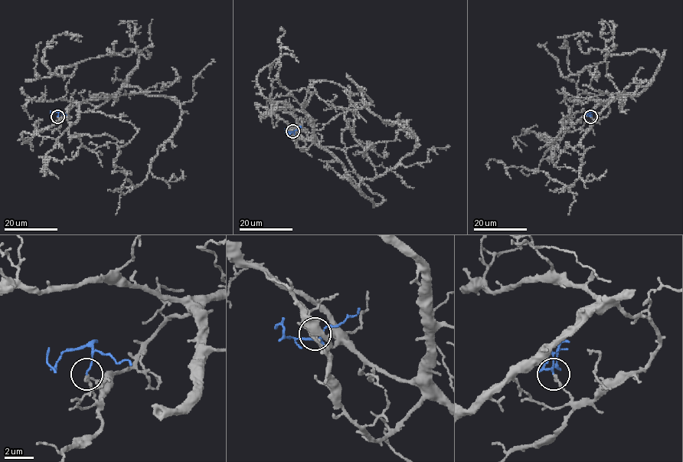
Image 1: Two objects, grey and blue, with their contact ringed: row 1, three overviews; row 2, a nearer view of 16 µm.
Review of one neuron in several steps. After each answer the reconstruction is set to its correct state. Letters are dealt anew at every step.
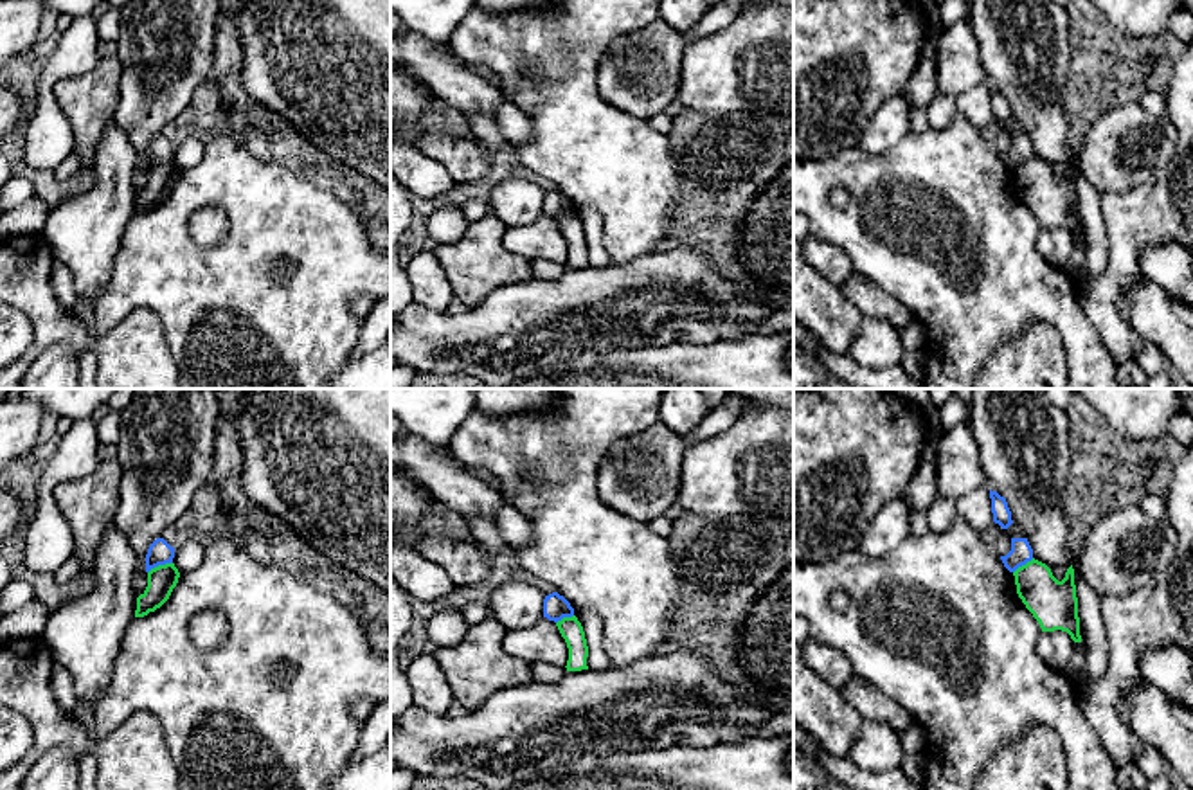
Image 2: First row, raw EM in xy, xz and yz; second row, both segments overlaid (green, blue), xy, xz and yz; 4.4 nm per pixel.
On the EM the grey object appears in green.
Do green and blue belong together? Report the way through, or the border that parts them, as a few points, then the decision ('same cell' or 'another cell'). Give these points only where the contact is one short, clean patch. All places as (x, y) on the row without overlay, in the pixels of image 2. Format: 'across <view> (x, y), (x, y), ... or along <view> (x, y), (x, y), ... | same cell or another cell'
along xy (171, 159), (159, 161), (148, 170) | another cell

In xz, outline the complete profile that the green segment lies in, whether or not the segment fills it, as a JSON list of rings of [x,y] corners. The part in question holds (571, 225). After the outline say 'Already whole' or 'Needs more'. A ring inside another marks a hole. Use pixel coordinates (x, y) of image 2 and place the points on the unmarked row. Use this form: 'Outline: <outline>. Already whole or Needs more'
Outline: [[[576,212],[563,214],[561,218],[556,220],[556,223],[569,245],[569,257],[565,263],[567,268],[588,266],[587,263],[588,243],[587,243],[583,223],[578,218],[578,214]]]. Already whole

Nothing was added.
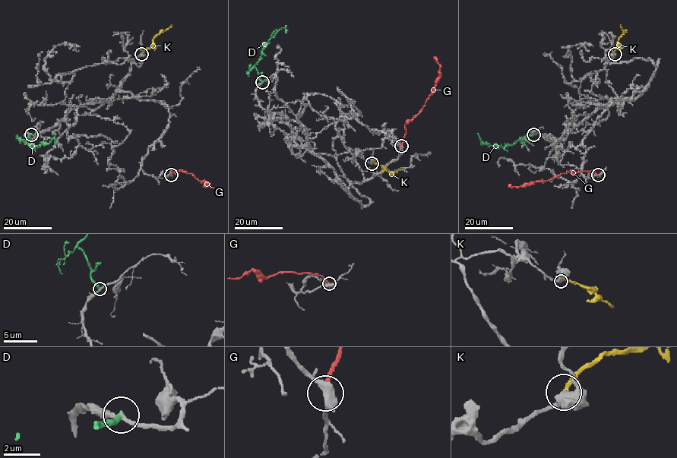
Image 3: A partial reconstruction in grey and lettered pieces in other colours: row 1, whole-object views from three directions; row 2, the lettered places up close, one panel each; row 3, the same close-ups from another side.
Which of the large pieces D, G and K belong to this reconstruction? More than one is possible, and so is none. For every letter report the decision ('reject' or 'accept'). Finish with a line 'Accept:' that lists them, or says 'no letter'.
D: reject
G: reject
K: accept
Accept: K

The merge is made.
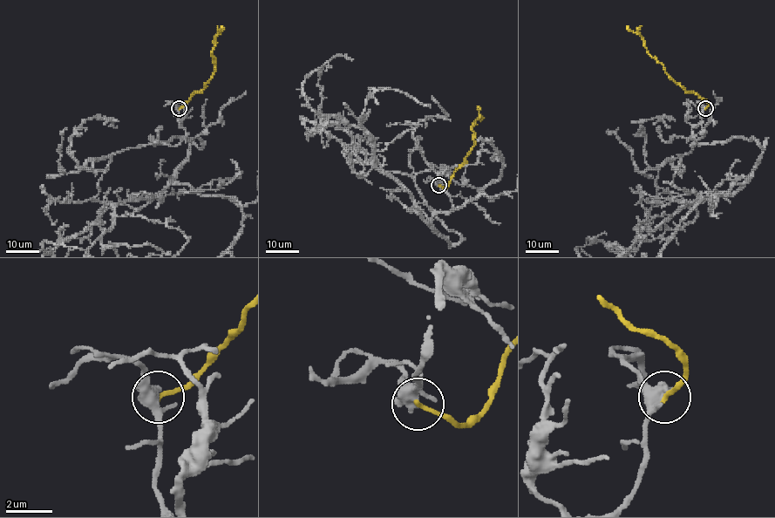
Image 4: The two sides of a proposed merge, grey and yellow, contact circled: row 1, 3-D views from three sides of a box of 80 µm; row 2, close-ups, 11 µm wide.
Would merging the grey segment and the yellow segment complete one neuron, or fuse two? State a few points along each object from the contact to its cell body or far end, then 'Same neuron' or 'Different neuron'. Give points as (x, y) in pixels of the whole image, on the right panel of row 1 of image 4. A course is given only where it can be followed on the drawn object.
Course of grey: (704, 108), (690, 146), (762, 157), (609, 245). Course of yellow: (705, 108), (708, 105), (705, 99), (677, 84), (661, 64), (649, 54), (642, 37), (627, 26). Different neuron

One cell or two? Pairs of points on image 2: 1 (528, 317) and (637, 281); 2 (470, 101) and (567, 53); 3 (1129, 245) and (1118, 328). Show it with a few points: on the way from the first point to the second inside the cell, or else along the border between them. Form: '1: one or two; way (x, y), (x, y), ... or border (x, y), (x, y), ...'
1: one; way (555, 317), (569, 306), (610, 303)
2: two; border (495, 87), (506, 101)
3: one; way (1123, 265), (1109, 288), (1109, 308)

